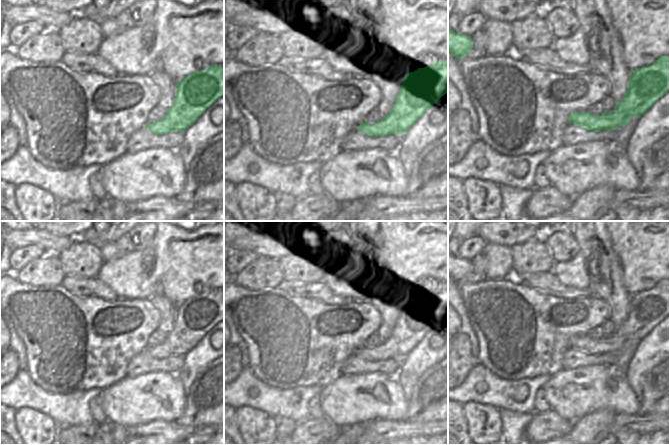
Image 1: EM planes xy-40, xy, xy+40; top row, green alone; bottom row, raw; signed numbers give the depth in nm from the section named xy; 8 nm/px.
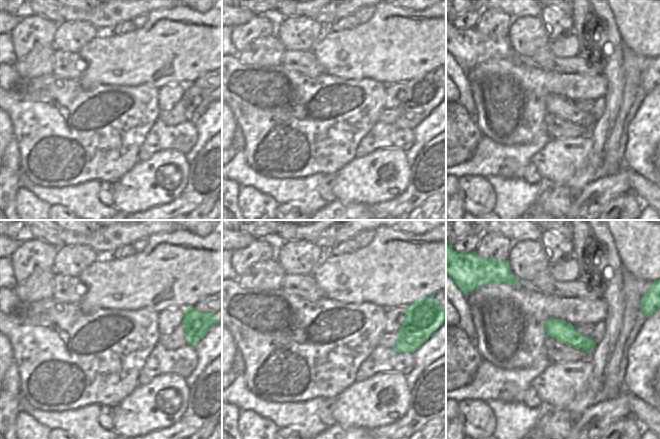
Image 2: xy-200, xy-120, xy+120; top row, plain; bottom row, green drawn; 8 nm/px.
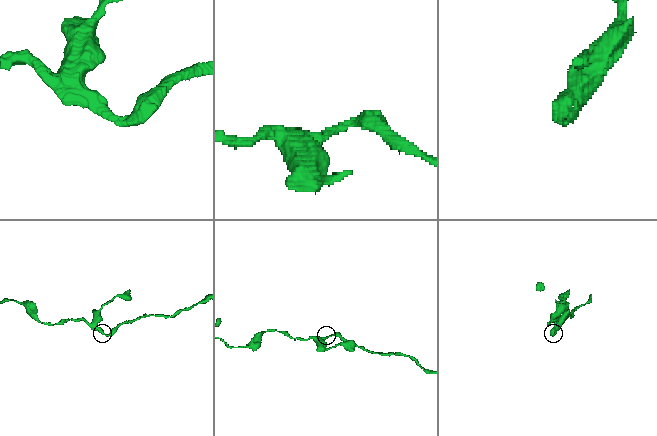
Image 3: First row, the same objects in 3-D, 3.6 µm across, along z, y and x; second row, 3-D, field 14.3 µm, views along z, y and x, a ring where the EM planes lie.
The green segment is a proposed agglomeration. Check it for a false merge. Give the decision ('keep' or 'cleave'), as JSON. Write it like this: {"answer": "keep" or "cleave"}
{"answer": "keep"}

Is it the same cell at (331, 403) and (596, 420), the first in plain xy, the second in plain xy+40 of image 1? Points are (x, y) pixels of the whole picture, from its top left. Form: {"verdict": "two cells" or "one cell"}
{"verdict": "two cells"}

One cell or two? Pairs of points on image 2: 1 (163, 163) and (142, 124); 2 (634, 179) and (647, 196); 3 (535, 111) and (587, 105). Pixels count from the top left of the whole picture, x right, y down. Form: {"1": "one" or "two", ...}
{"1": "two", "2": "one", "3": "two"}

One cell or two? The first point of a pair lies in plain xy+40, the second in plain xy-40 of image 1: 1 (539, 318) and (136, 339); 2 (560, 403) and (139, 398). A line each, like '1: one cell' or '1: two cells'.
1: one cell
2: one cell

